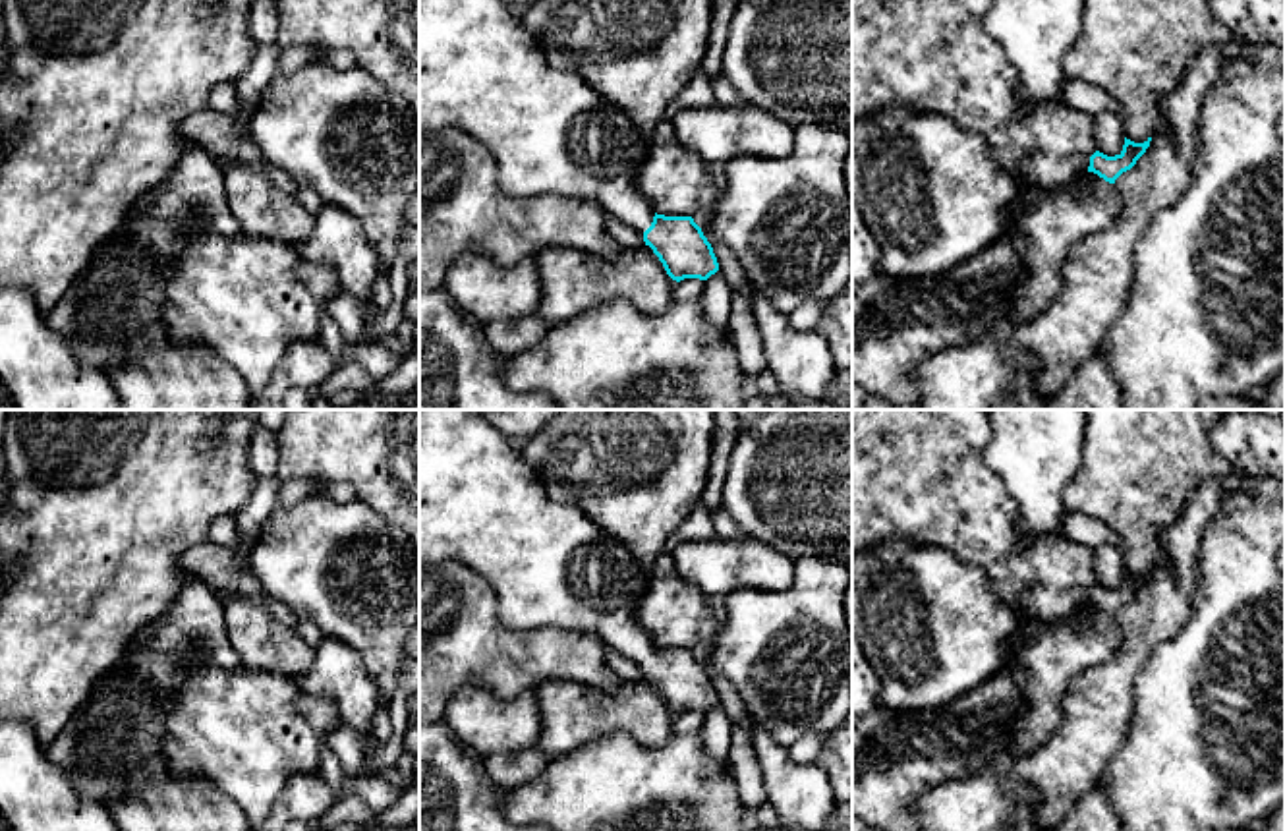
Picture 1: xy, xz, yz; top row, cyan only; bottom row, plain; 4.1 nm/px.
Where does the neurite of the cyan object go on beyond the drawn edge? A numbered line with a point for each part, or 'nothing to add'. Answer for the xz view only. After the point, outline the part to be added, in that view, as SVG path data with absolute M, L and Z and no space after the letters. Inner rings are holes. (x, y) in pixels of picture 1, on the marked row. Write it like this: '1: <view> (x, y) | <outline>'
1: xz (480, 70) | M419 0L419 131L454 128L477 139L497 162L502 191L516 197L557 193L597 201L607 215L645 232L655 216L636 176L649 153L632 120L578 73L553 70L506 0Z

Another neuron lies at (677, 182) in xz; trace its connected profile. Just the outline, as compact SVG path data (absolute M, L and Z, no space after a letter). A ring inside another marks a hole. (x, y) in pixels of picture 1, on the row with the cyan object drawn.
M661 118L647 147L636 186L657 215L696 216L713 207L719 189L700 157L678 141L672 120Z

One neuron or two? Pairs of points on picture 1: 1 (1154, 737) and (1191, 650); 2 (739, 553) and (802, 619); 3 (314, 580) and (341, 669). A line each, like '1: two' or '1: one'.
1: one
2: two
3: two

